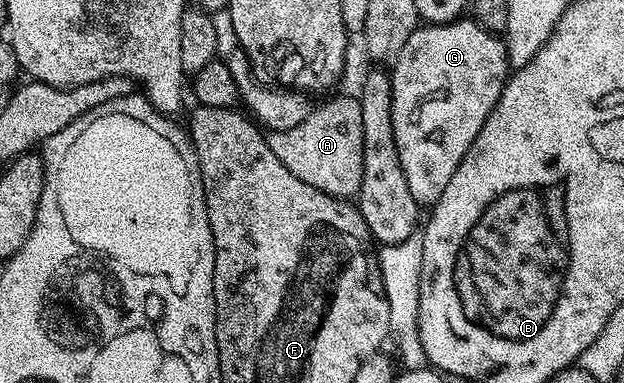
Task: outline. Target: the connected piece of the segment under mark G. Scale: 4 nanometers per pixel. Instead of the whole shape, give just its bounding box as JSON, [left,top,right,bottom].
[391,19,511,207]

